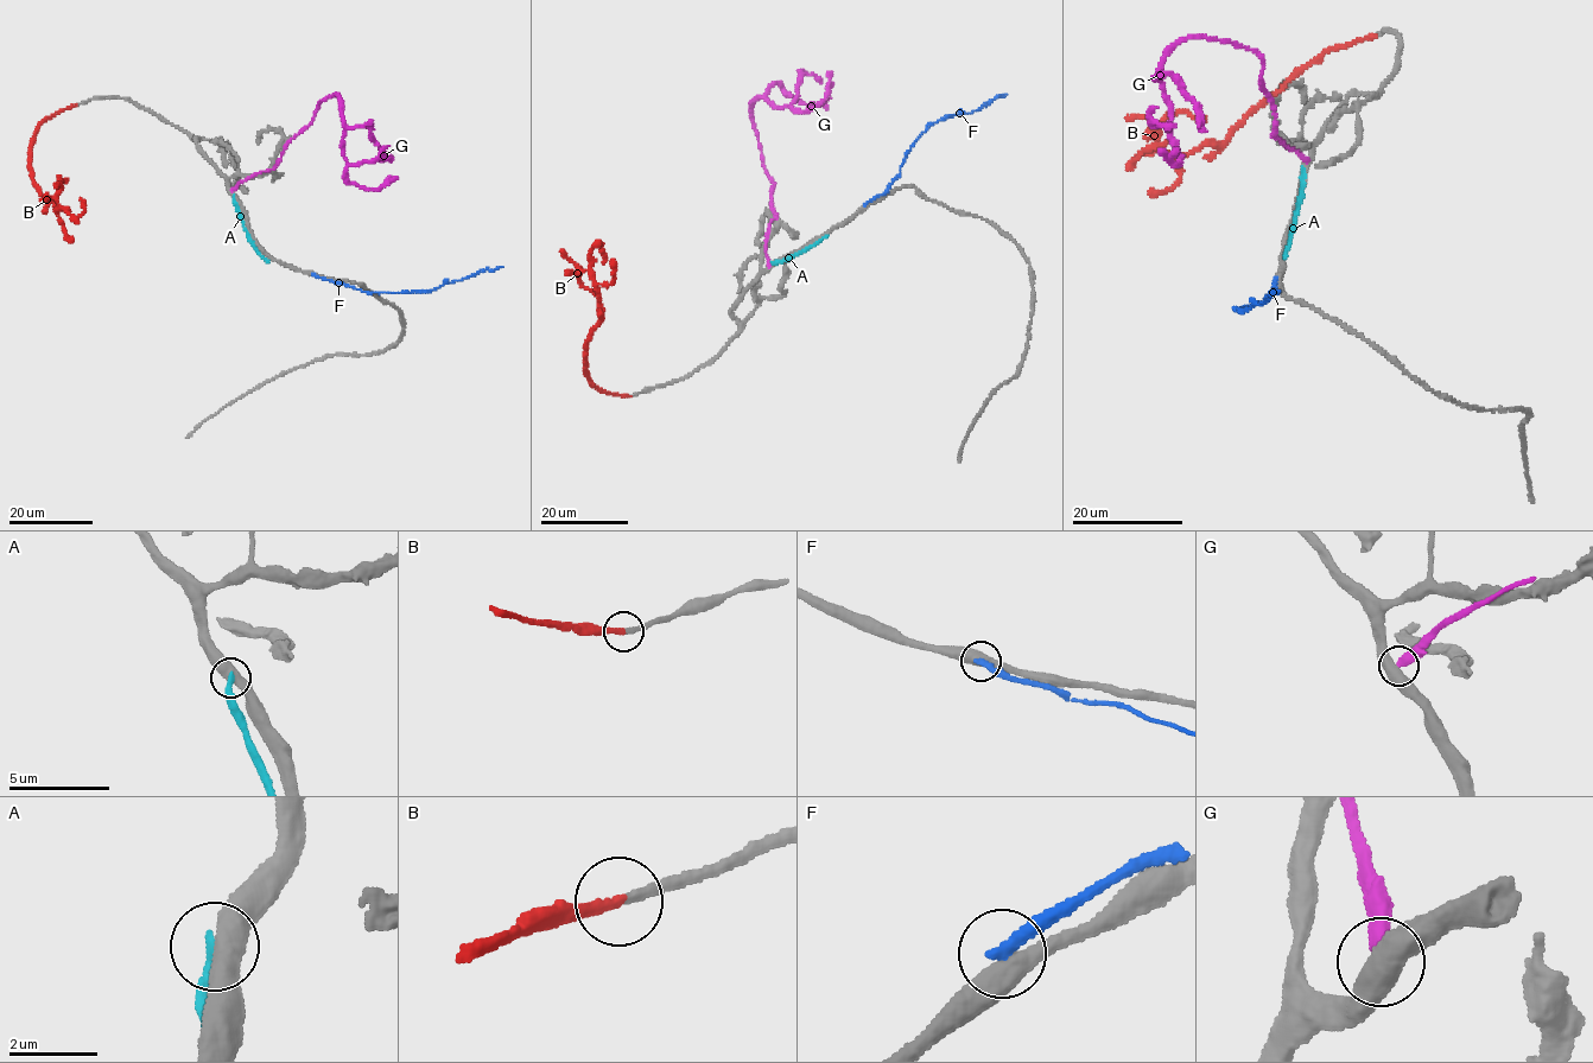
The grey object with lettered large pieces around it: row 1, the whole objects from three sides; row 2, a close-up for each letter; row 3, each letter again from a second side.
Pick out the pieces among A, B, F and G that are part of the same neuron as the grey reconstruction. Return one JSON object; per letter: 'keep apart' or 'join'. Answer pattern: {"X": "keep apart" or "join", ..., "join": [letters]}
{"A": "keep apart", "B": "join", "F": "keep apart", "G": "keep apart", "join": ["B"]}

